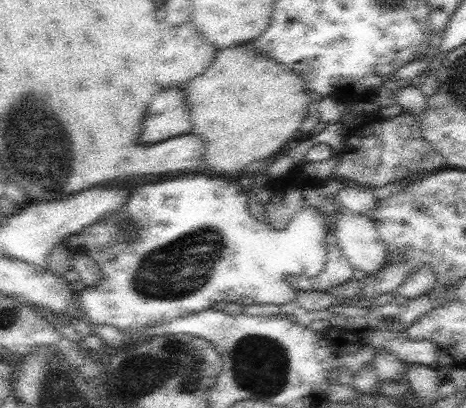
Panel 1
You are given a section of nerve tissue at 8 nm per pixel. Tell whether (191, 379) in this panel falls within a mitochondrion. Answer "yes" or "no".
yes

